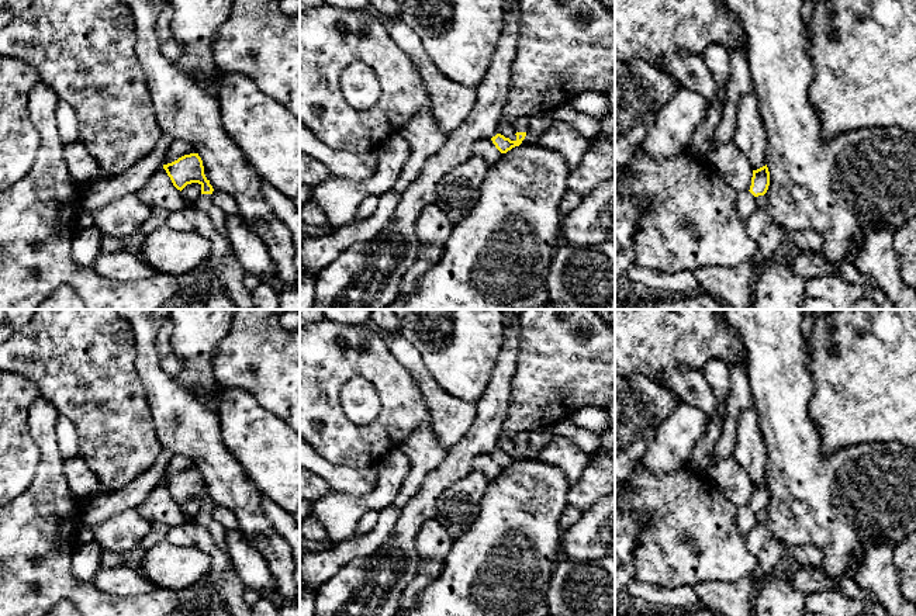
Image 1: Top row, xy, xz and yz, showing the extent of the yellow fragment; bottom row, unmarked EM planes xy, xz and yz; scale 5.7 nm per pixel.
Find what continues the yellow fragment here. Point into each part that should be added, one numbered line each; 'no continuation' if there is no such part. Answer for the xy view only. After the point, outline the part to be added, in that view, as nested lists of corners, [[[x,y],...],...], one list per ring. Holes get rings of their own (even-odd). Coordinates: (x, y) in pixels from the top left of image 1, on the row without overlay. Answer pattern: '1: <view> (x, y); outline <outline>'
1: xy (204, 518); outline [[[200,509],[193,522],[205,527],[215,540],[217,546],[228,554],[227,529],[214,519],[211,509]]]

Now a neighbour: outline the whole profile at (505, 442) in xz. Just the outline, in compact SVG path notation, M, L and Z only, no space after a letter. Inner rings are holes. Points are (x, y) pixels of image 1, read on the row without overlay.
M501 430L498 436L498 449L504 450L505 453L514 453L515 451L515 435L507 435Z

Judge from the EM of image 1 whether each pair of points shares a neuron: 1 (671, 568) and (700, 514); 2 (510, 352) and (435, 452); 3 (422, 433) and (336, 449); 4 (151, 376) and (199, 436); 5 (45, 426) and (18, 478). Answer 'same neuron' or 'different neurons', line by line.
1: same neuron
2: different neurons
3: different neurons
4: same neuron
5: different neurons

